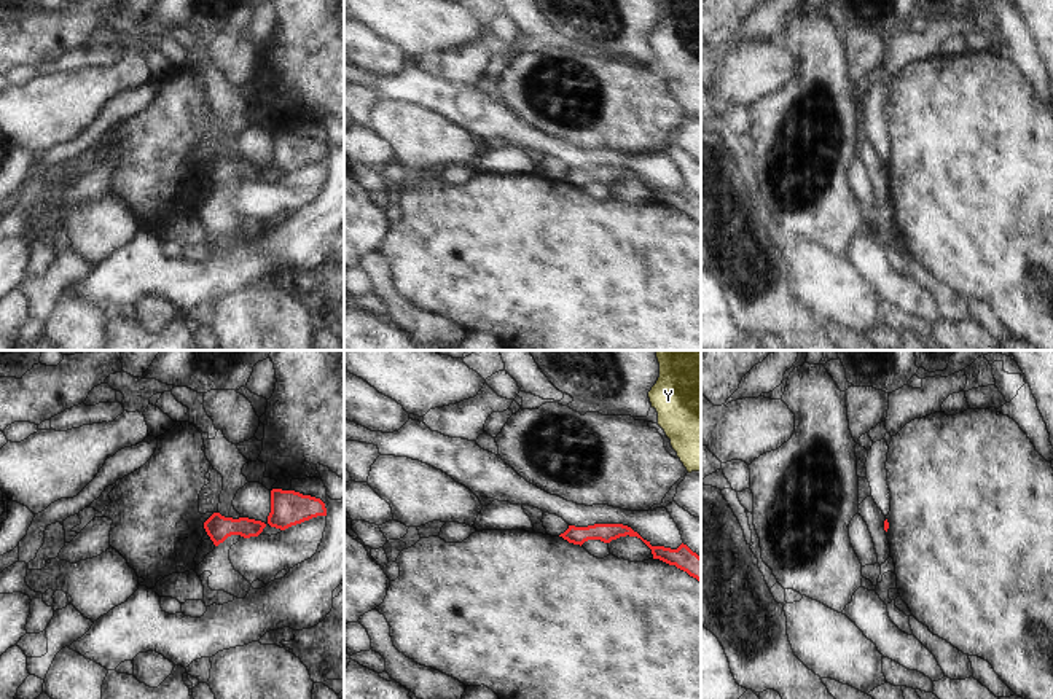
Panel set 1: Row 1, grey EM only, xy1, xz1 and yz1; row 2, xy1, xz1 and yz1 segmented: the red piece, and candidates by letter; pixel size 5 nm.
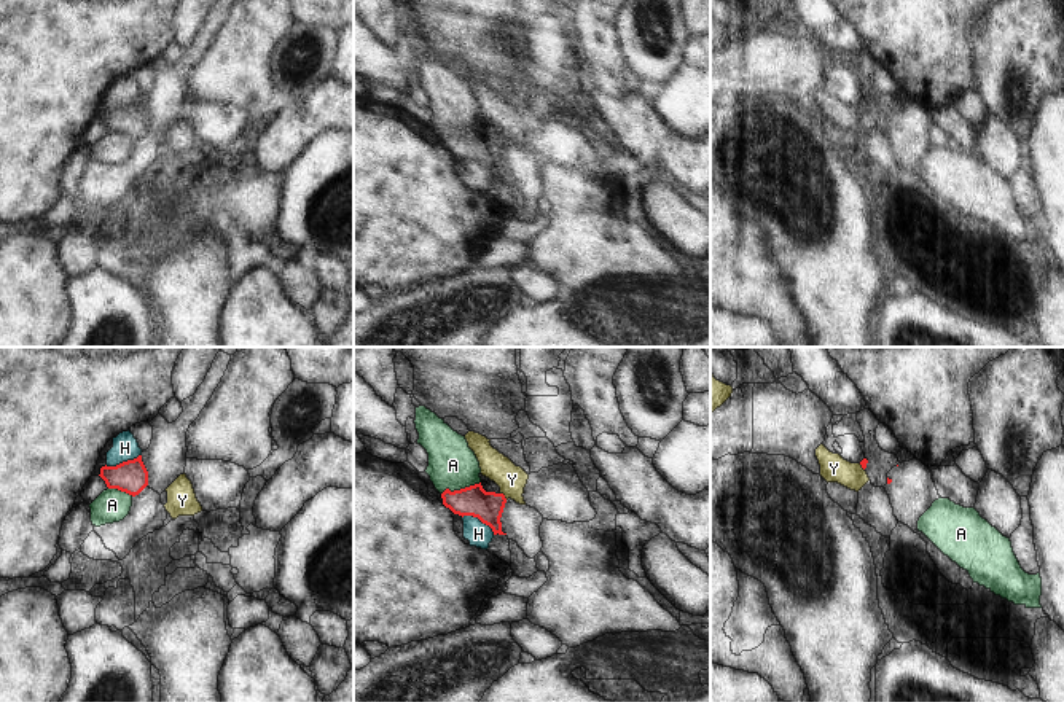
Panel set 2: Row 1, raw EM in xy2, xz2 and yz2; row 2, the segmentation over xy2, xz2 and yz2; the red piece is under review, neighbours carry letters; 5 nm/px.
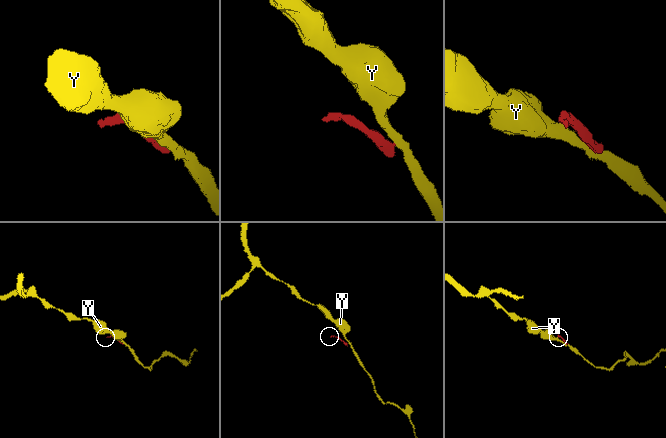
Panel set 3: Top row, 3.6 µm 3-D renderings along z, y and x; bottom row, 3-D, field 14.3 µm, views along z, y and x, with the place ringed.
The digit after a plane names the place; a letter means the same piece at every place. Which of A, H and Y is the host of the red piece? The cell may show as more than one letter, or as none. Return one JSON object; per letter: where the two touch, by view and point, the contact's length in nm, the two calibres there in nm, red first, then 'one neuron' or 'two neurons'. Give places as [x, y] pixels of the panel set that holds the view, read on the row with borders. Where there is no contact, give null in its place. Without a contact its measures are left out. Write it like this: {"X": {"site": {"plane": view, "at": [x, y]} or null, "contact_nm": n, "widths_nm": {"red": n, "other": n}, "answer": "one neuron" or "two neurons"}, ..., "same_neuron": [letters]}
{"A": {"site": {"plane": "xz2", "at": [461, 489]}, "contact_nm": 220, "widths_nm": {"red": 160, "other": 240}, "answer": "two neurons"}, "H": {"site": {"plane": "xy2", "at": [123, 462]}, "contact_nm": 190, "widths_nm": {"red": 170, "other": 130}, "answer": "two neurons"}, "Y": {"site": {"plane": "xz2", "at": [504, 495]}, "contact_nm": 50, "widths_nm": {"red": 160, "other": 150}, "answer": "two neurons"}, "same_neuron": []}

